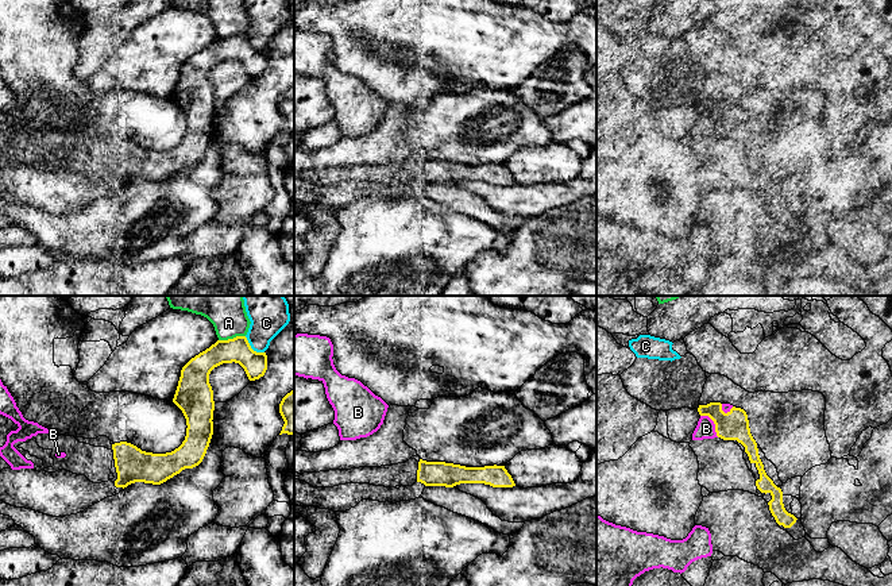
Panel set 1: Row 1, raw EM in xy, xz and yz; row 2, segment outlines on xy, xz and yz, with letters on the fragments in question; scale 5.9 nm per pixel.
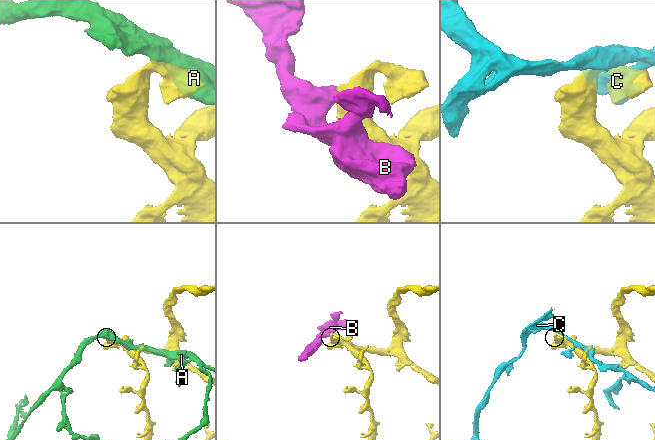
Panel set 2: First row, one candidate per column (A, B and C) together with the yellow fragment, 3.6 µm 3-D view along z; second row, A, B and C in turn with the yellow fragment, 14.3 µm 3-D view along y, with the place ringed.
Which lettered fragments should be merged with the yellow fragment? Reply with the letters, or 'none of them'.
none of them

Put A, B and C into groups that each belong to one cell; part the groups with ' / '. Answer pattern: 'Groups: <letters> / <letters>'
Groups: A / B / C

